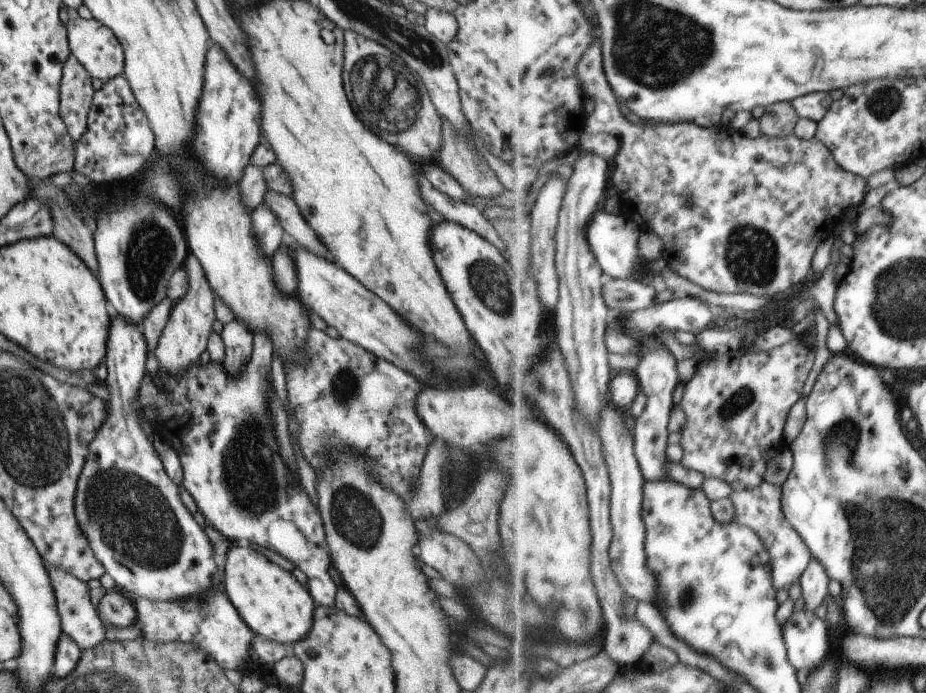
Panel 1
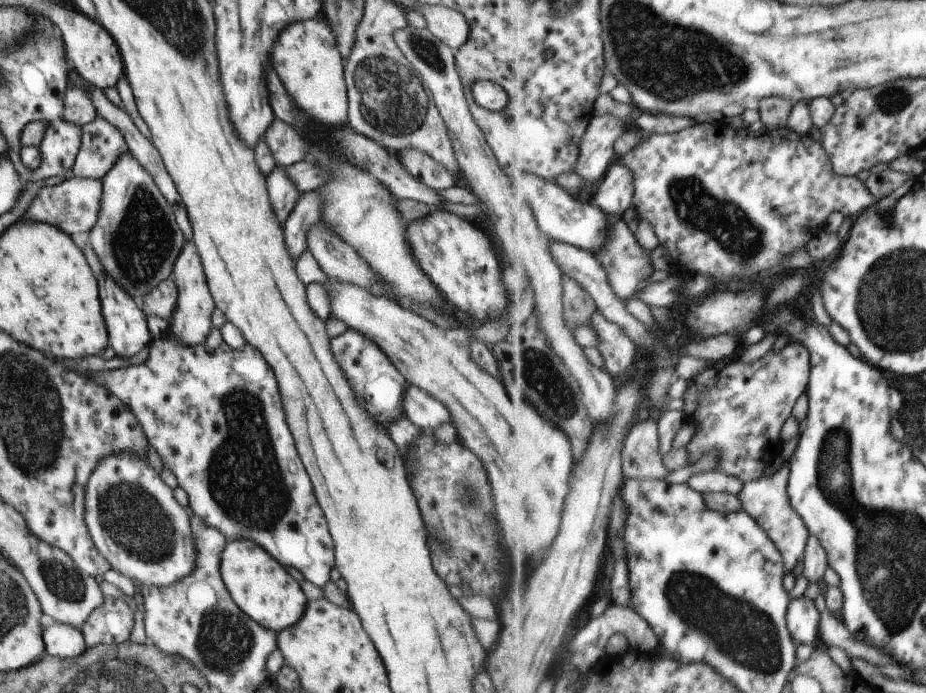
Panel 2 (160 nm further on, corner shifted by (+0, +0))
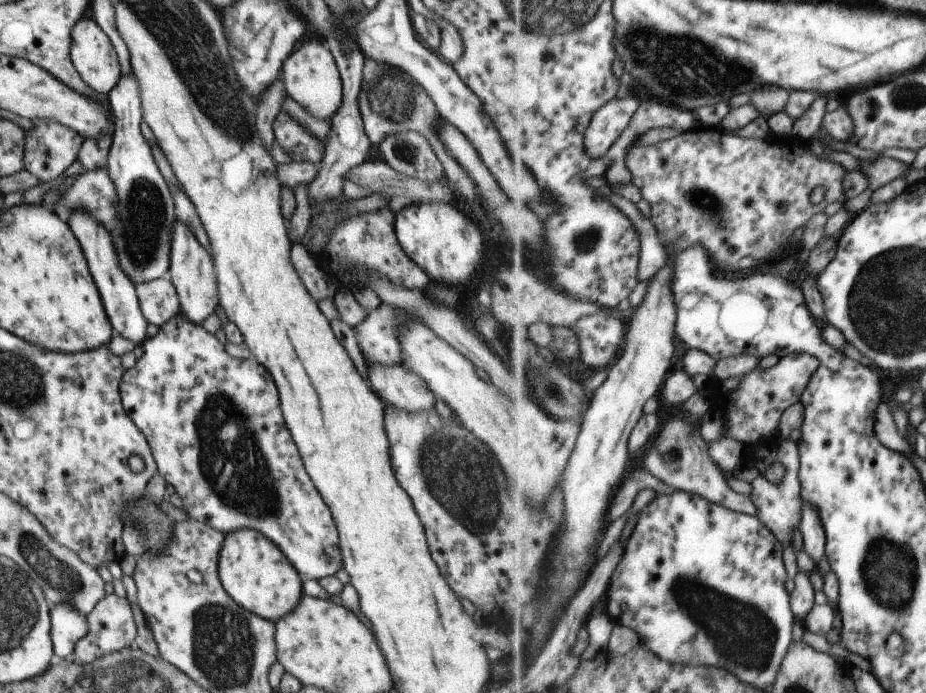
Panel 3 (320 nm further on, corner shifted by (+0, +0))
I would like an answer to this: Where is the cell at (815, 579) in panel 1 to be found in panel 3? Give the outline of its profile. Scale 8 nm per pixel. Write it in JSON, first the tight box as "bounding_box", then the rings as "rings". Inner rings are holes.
{"bounding_box":[800,502,827,565],"rings":[[[811,502],[803,503],[800,533],[803,538],[803,549],[817,565],[819,560],[826,556],[827,538],[825,528],[819,518],[819,510],[811,506]]]}

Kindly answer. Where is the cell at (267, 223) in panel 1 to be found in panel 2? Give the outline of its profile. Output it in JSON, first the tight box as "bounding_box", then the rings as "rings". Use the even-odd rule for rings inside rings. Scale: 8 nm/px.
{"bounding_box":[265,165,297,224],"rings":[[[274,165],[270,170],[265,184],[267,184],[267,194],[269,194],[269,200],[271,200],[271,208],[277,214],[277,220],[283,224],[283,220],[287,218],[287,214],[291,212],[291,208],[297,200],[297,188],[285,176],[283,168],[279,168],[279,165]]]}

